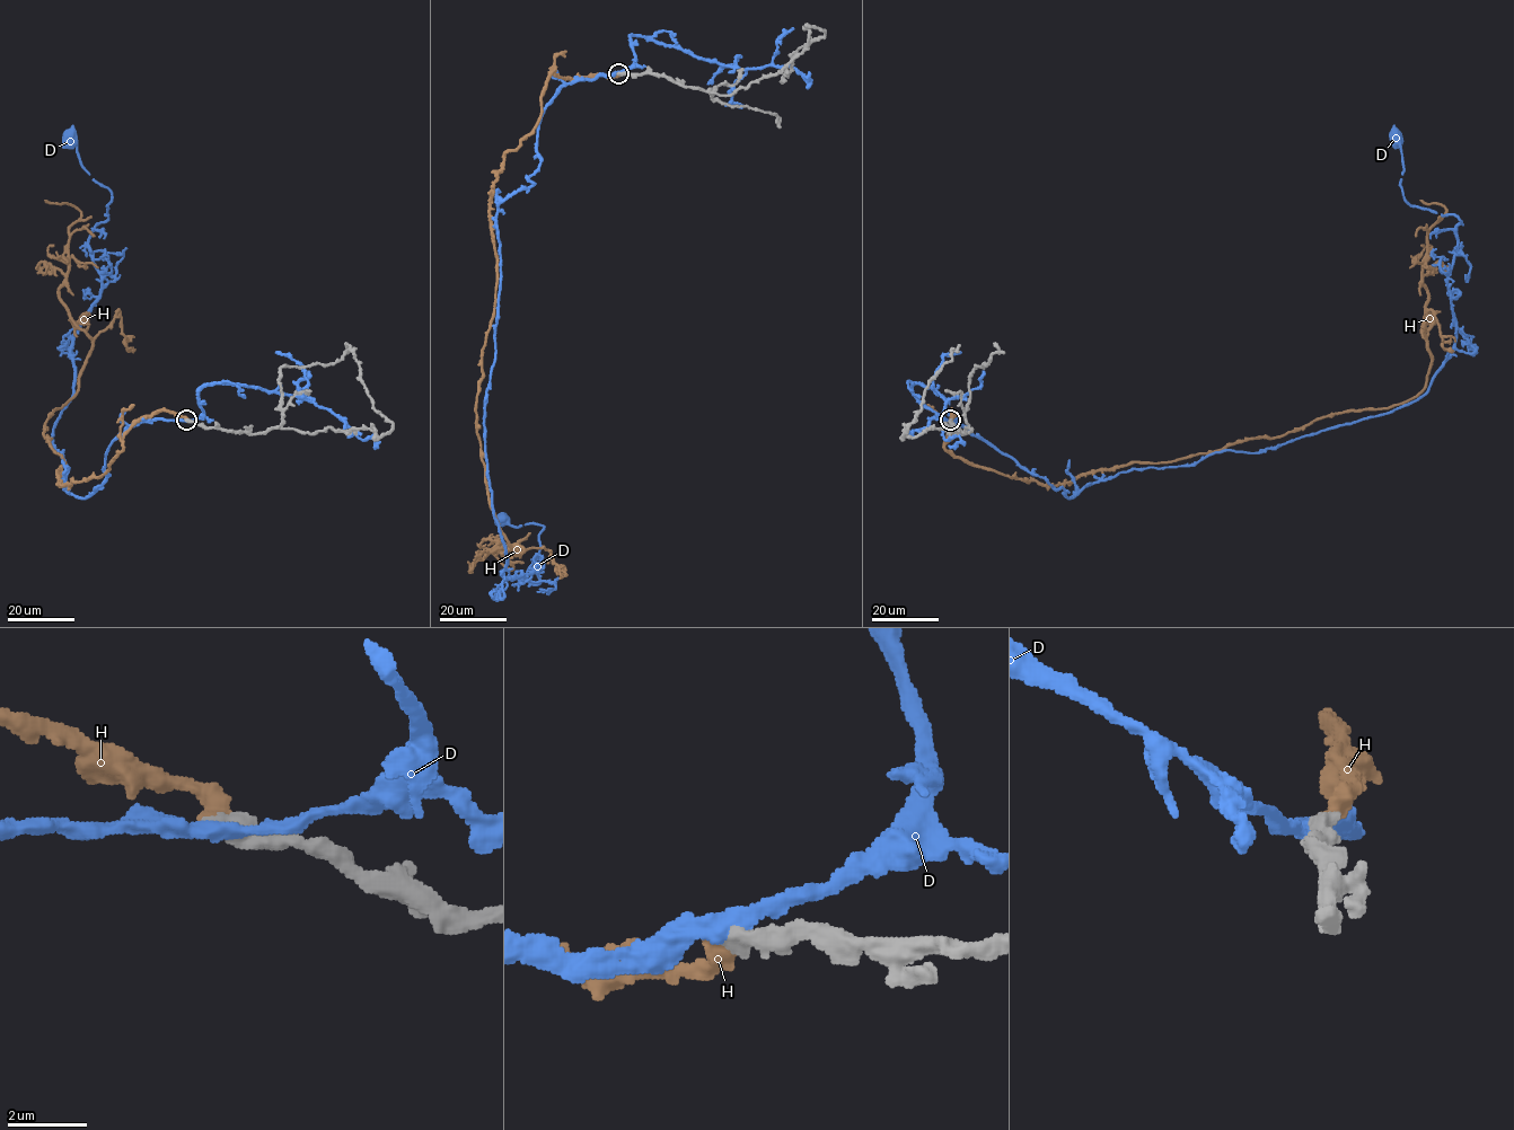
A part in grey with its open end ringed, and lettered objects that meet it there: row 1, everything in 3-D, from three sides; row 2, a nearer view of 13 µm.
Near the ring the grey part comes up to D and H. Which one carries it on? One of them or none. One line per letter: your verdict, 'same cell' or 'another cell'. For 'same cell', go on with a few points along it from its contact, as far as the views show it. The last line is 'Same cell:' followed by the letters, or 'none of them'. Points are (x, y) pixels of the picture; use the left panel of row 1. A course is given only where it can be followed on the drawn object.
D: another cell
H: same cell | via (186, 420), (144, 415), (103, 475), (60, 483), (44, 423), (91, 338), (59, 297), (80, 212), (44, 200)
Same cell: H

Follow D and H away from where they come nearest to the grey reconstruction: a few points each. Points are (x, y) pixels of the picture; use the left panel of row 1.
D: (186, 420), (131, 424), (100, 488), (65, 488), (52, 434), (111, 202), (68, 140)
H: (186, 420), (144, 415), (103, 475), (60, 483), (44, 423), (91, 338), (59, 297), (80, 212), (44, 200)

